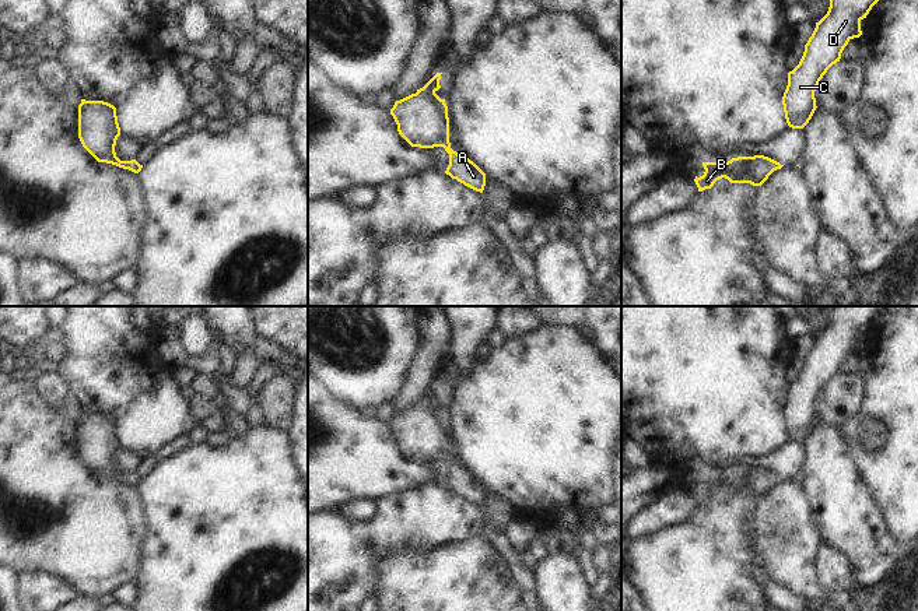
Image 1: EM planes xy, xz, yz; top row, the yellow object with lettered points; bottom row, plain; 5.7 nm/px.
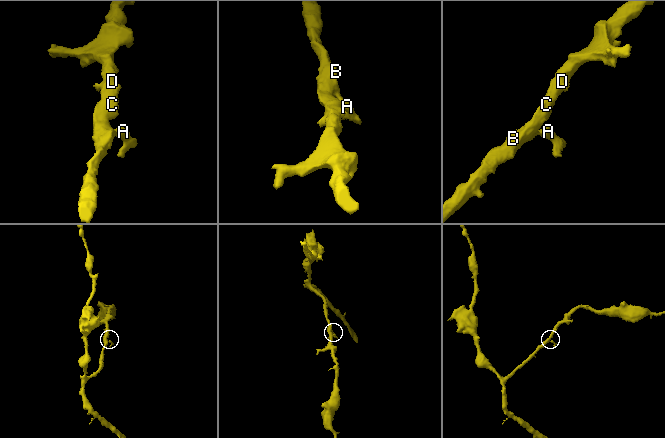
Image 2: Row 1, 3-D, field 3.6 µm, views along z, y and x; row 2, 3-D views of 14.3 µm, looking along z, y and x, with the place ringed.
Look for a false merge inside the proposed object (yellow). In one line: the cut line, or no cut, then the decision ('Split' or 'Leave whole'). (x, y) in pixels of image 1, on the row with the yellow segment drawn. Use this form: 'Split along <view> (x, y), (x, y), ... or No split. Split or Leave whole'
No split. Leave whole.

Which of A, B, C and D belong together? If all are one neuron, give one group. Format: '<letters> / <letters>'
A B C D

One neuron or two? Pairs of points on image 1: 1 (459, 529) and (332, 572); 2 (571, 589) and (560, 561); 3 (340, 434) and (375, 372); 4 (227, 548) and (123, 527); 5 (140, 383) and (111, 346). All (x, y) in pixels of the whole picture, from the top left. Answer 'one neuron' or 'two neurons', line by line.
1: one neuron
2: one neuron
3: two neurons
4: two neurons
5: one neuron

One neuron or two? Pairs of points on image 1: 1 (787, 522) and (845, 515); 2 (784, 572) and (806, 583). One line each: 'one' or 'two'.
1: two
2: one

